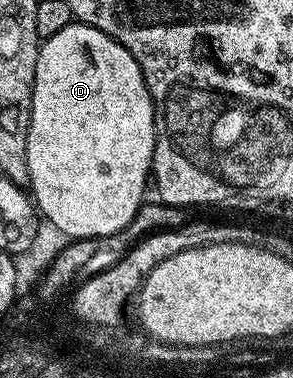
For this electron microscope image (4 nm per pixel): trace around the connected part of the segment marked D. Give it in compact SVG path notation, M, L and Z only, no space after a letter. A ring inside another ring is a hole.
M73 21L61 33L42 40L37 57L37 73L33 85L33 109L27 134L27 152L29 153L30 194L38 214L44 220L54 223L67 233L71 239L95 239L99 235L114 237L129 225L132 217L139 212L144 202L143 190L149 187L149 176L152 174L151 158L155 152L155 107L151 103L151 94L143 80L139 62L127 52L116 39L111 39L101 29L90 27L88 23Z

